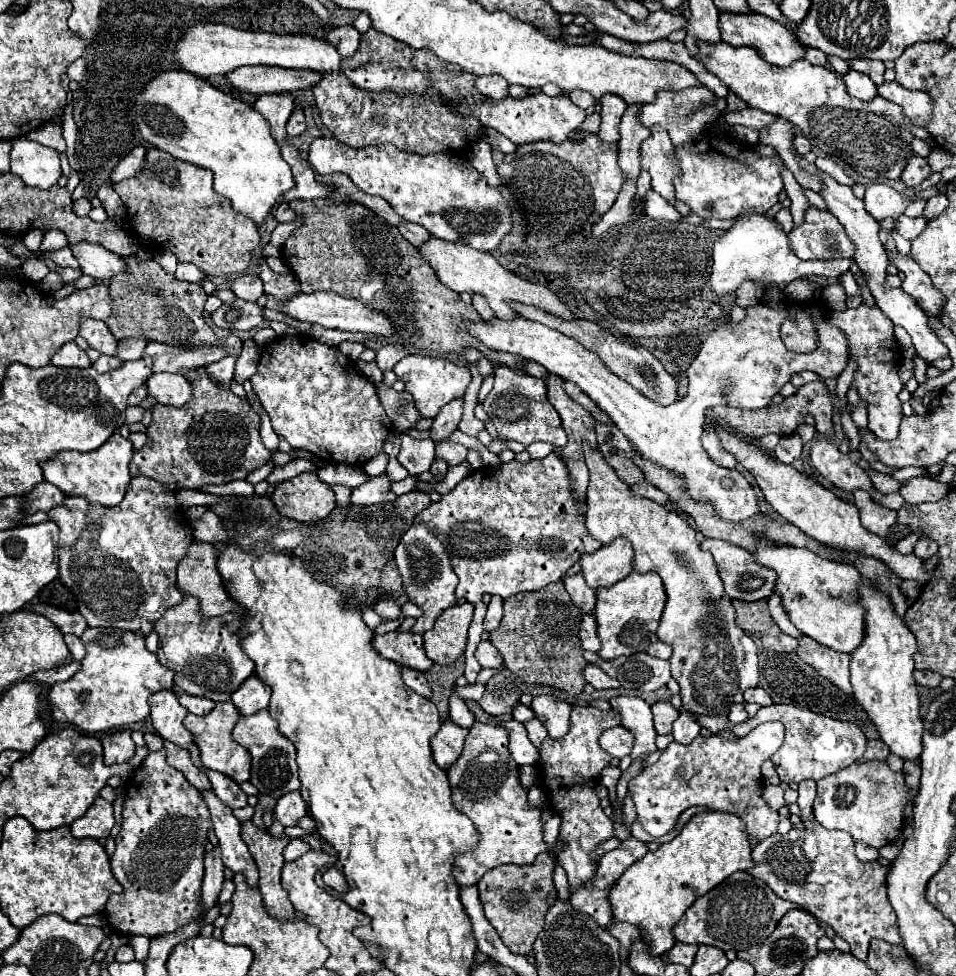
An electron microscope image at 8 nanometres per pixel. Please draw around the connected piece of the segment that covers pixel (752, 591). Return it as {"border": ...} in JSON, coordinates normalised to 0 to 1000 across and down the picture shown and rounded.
{"border":[[[735,552],[733,554],[733,560],[744,565],[746,567],[746,573],[750,577],[750,583],[752,583],[752,591],[756,593],[758,597],[758,608],[765,612],[765,614],[777,614],[777,616],[794,616],[794,614],[802,614],[811,599],[813,599],[813,587],[804,581],[798,581],[794,577],[790,577],[788,569],[771,558],[765,558],[760,554],[754,554],[754,552]]]}

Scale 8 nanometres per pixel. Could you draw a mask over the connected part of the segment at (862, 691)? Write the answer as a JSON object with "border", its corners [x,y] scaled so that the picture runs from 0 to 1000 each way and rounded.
{"border":[[[907,595],[899,601],[901,620],[907,624],[903,659],[890,669],[892,712],[915,741],[919,755],[934,774],[945,780],[959,780],[965,769],[965,737],[961,728],[959,700],[955,696],[955,669],[959,659],[951,642],[936,630],[932,616]]]}

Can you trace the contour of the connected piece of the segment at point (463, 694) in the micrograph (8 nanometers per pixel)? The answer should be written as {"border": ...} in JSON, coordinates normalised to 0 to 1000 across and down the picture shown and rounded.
{"border":[[[486,702],[486,704],[477,703],[475,708],[482,714],[482,716],[495,716],[501,718],[507,710],[507,702]]]}

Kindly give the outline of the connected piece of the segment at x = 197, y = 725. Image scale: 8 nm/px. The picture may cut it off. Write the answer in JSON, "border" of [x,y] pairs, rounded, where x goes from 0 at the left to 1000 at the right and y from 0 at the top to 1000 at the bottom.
{"border":[[[237,718],[237,720],[227,720],[221,731],[210,733],[210,735],[198,731],[191,741],[204,755],[204,761],[206,761],[206,765],[210,769],[212,784],[217,788],[223,788],[223,790],[229,790],[233,794],[240,794],[248,802],[254,802],[254,800],[260,800],[263,774],[260,774],[260,769],[256,765],[252,765],[244,757],[244,745],[248,743],[248,737],[250,737],[250,731],[248,731],[246,722],[242,718]]]}

